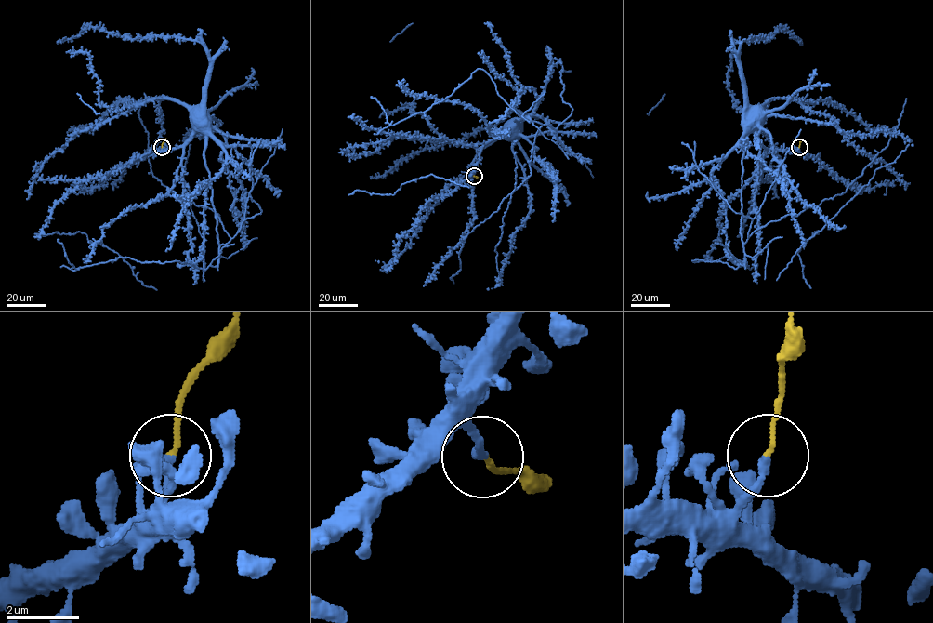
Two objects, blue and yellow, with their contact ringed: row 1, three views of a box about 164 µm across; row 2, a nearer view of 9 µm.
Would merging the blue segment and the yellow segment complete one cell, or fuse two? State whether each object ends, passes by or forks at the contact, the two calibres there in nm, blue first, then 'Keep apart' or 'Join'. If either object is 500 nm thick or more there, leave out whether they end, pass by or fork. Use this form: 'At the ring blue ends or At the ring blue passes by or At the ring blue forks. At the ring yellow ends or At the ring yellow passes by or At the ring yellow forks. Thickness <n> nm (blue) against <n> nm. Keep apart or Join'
At the ring blue ends. At the ring yellow ends. Thickness 240 nm (blue) against 140 nm. Keep apart

